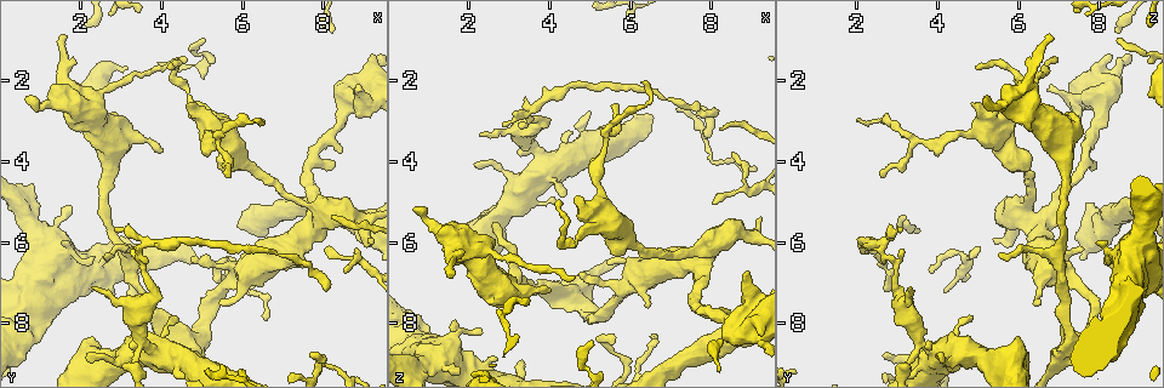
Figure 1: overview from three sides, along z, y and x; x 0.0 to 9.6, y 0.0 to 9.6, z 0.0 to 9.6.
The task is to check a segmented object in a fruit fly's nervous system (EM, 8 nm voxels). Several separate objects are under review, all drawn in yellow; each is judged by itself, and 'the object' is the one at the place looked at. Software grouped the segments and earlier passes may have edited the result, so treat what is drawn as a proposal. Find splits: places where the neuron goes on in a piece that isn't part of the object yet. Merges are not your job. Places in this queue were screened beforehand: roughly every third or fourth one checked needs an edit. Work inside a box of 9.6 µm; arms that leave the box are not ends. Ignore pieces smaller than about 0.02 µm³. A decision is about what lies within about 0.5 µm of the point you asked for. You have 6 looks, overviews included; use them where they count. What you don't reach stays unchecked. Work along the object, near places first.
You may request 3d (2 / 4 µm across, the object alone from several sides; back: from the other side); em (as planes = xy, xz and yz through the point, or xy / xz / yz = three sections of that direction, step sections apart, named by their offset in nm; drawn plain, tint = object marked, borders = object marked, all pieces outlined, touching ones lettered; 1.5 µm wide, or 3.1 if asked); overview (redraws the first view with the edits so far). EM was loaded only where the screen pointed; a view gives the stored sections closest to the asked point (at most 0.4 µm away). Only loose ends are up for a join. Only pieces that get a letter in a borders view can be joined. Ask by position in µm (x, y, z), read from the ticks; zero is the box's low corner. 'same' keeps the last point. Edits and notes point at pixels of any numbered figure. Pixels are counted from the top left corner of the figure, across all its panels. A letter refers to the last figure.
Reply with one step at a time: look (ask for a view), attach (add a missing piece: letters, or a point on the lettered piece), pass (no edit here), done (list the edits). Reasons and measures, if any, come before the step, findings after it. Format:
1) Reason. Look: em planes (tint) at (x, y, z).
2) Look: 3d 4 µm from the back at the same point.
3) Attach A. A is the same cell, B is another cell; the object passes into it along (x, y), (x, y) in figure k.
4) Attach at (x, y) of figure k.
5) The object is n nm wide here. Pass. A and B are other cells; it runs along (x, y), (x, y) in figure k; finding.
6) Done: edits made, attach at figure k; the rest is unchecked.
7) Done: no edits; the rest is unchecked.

Free end. Look: em planes (borders) at (2.35, 7.10, 3.30).

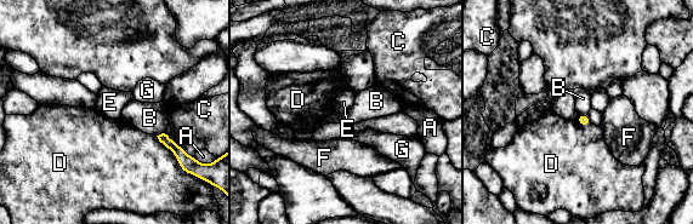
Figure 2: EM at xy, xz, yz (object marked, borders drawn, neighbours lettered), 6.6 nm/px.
Pass. A, B, C, D, E, F and G are other cells; no lettered piece goes on from it.

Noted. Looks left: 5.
An open end. Look: em planes (borders) at (8.15, 7.20, 2.70).

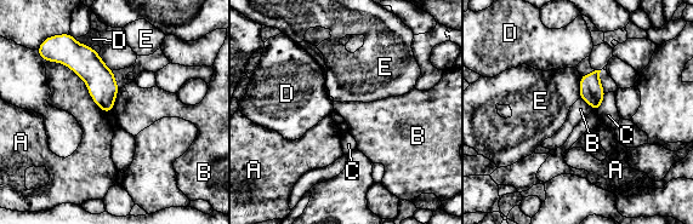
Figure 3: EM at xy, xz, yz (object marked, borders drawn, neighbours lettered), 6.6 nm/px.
The object is 130 nm wide here. Pass. A, B, C, D and E are other cells; a border runs along (119, 90), (114, 107), (111, 110) in figure 3; none of them fits.

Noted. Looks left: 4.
An open end. Look: em xy step 8 (tint) at (4.05, 3.75, 7.20).

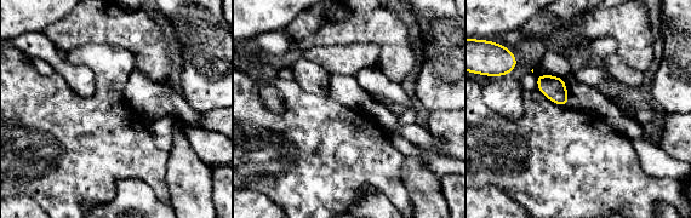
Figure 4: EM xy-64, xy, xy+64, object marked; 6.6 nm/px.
Look: em planes (borders) at the same point.

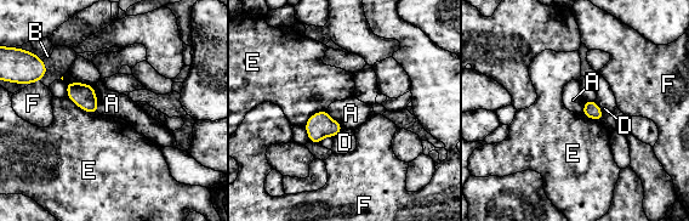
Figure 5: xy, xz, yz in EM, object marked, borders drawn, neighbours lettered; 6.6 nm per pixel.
The longest contact is with E, 240 nm. Pass. A, B, D, E and F are other cells; a border runs along (594, 101), (603, 112) in figure 5; no lettered piece goes on from it.

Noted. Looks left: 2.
Done: no edits; the rest is unchecked.

